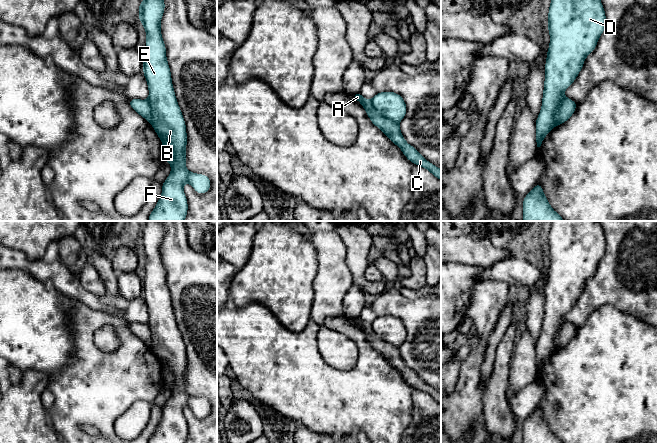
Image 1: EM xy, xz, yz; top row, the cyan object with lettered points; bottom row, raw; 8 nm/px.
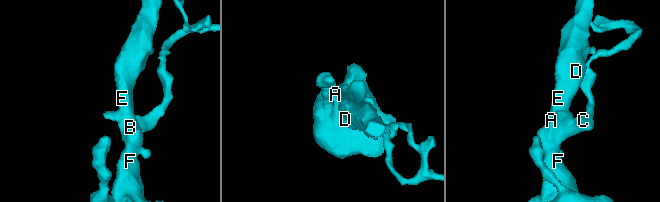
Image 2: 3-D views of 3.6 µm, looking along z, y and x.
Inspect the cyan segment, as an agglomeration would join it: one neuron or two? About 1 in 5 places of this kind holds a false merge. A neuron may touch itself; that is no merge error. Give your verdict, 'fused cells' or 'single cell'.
fused cells

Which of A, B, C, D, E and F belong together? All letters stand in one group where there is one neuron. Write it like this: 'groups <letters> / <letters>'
groups A C / B D E F

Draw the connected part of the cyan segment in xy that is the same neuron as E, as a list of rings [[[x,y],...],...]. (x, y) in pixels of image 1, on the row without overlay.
[[[145,221],[138,234],[138,244],[146,255],[142,296],[149,314],[150,348],[161,366],[168,369],[174,378],[170,386],[171,396],[162,407],[161,421],[148,443],[185,443],[188,426],[183,415],[184,408],[188,406],[196,417],[205,418],[211,412],[211,405],[205,398],[186,393],[186,347],[175,320],[161,257],[165,225],[162,221]]]

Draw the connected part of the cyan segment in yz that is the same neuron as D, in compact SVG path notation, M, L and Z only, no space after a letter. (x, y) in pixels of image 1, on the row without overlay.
M552 221L542 330L535 344L537 371L556 350L558 331L566 322L563 317L583 293L586 281L596 273L605 248L599 221Z

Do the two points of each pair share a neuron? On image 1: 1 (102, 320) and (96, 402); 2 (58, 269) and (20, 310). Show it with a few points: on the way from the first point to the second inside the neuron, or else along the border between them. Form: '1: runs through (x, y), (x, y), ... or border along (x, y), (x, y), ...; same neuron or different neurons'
1: runs through (88, 339), (88, 381); same neuron
2: border along (23, 270), (26, 270), (43, 283); different neurons

